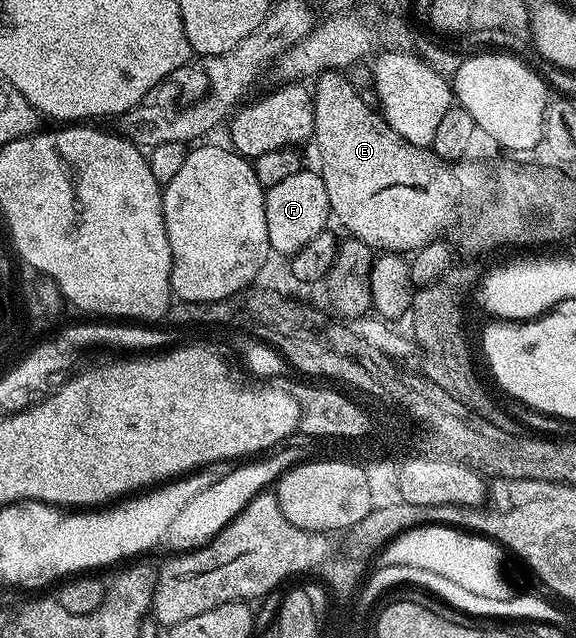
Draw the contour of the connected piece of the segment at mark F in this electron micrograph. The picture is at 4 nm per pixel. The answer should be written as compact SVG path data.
M316 171L291 173L277 185L267 186L264 206L266 207L268 248L273 254L297 253L310 239L314 239L314 235L325 232L327 225L324 224L330 221L326 187L319 172Z

